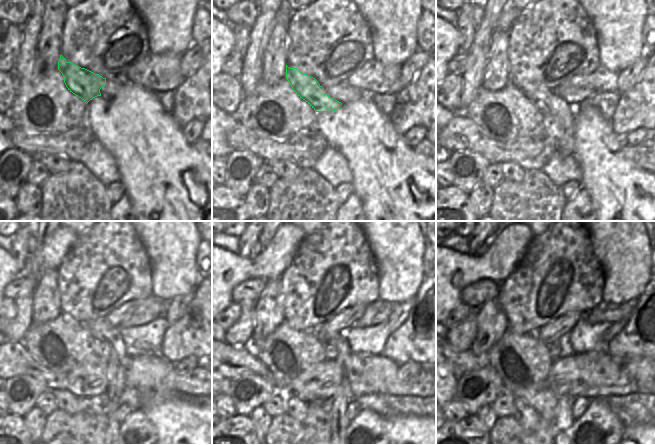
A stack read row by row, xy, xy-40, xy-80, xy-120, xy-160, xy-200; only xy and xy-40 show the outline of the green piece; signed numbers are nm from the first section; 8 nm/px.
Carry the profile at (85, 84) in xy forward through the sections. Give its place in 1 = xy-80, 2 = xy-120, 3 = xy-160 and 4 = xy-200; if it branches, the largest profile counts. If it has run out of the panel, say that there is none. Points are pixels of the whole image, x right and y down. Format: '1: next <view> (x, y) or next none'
1: next xy-80 (550, 104)
2: next xy-120 (99, 328)
3: next xy-160 (339, 421)
4: next xy-200 (564, 420)

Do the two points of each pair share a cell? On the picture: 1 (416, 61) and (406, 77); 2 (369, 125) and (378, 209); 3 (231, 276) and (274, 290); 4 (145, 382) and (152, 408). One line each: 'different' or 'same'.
1: same
2: same
3: different
4: same

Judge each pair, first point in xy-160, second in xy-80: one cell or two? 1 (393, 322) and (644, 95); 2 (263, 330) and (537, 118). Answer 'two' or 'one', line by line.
1: two
2: two

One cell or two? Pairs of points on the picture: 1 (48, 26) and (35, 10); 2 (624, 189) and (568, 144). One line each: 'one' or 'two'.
1: two
2: two

